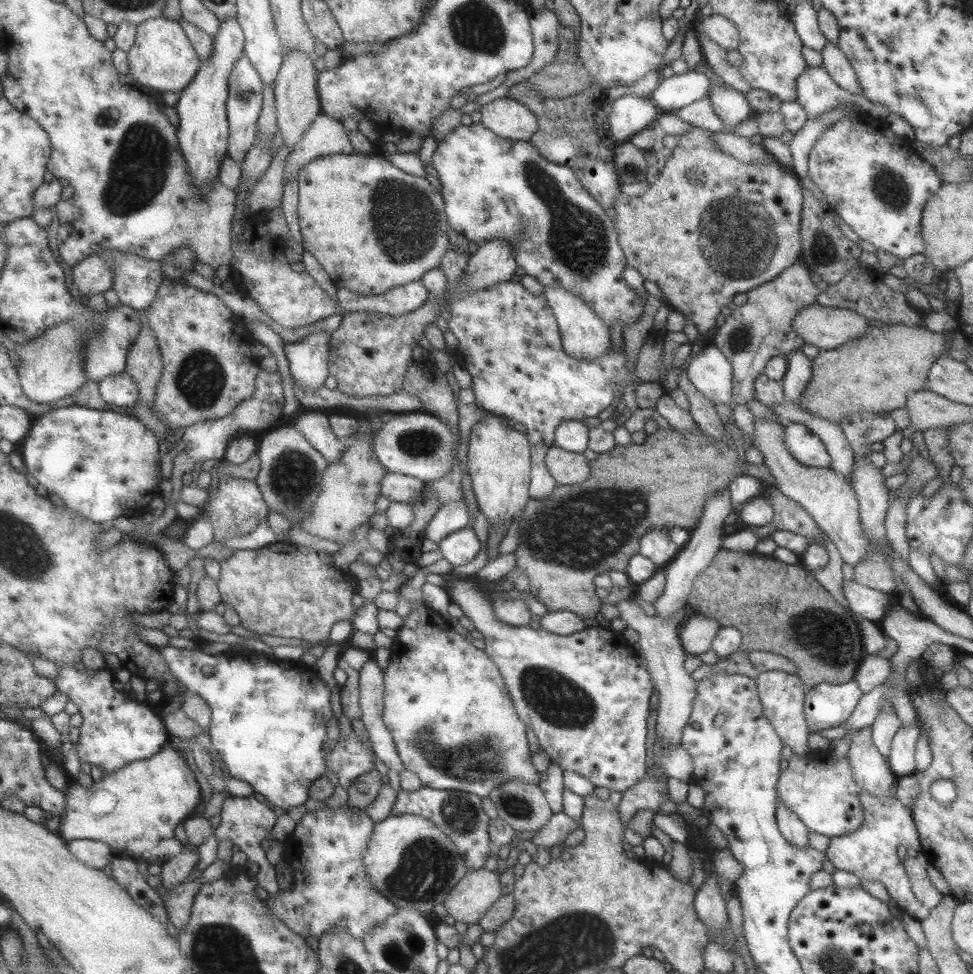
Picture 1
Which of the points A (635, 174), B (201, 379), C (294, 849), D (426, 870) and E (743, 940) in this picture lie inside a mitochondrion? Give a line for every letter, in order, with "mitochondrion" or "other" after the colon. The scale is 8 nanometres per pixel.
A: mitochondrion
B: mitochondrion
C: other
D: mitochondrion
E: other

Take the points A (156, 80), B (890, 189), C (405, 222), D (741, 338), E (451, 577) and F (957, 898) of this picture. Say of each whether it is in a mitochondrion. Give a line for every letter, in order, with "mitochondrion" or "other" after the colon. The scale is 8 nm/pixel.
A: other
B: mitochondrion
C: mitochondrion
D: mitochondrion
E: other
F: other

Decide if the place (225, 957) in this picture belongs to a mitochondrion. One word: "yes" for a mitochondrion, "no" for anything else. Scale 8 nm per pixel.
yes

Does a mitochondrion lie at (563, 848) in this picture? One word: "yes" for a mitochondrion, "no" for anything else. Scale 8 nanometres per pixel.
no

